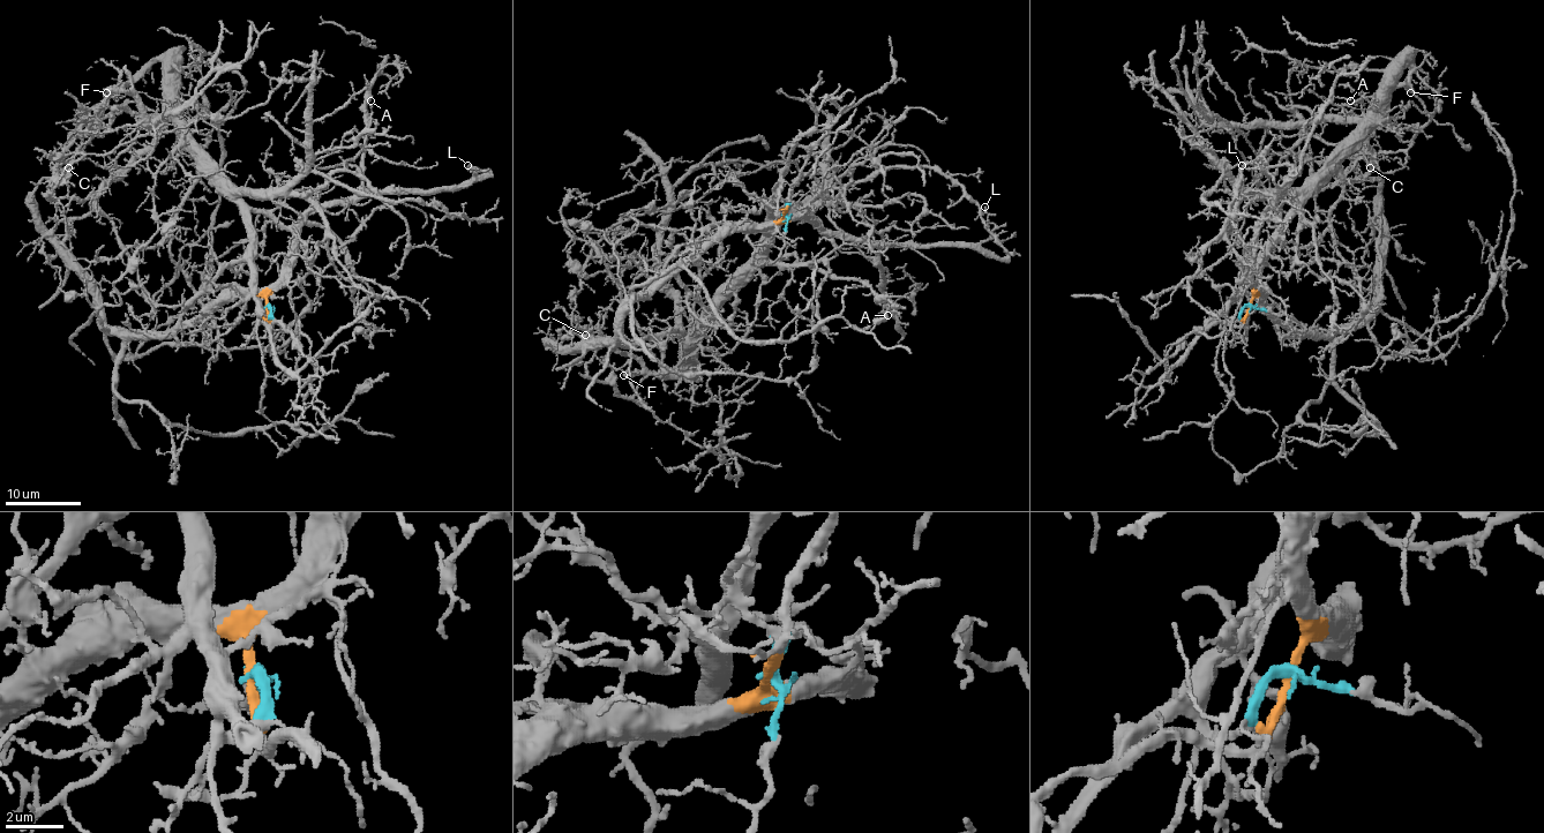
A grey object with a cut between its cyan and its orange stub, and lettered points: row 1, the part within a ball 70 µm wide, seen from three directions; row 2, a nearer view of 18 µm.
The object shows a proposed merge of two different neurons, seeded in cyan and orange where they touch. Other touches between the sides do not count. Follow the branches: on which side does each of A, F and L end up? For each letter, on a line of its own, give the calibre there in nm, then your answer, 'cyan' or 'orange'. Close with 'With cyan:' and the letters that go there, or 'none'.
A: 140 nm | orange
F: 420 nm | cyan
L: 140 nm | orange
With cyan: F

